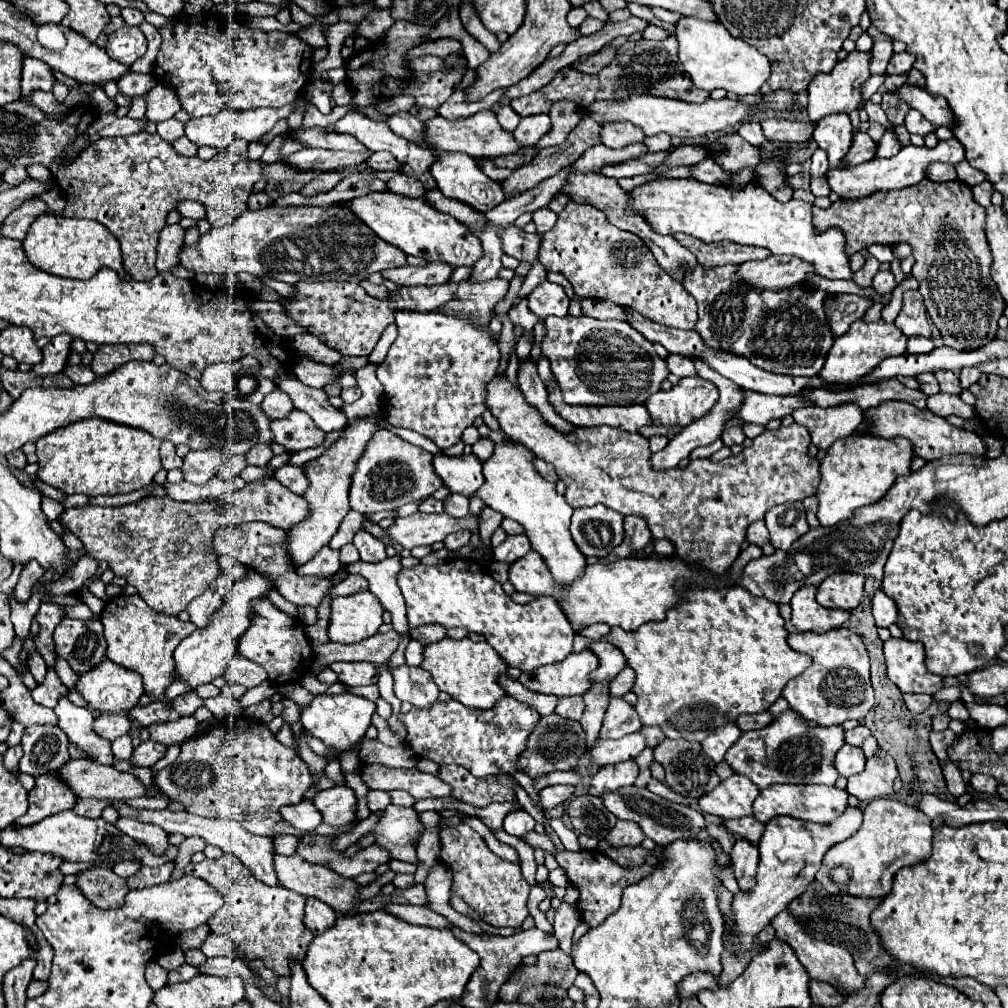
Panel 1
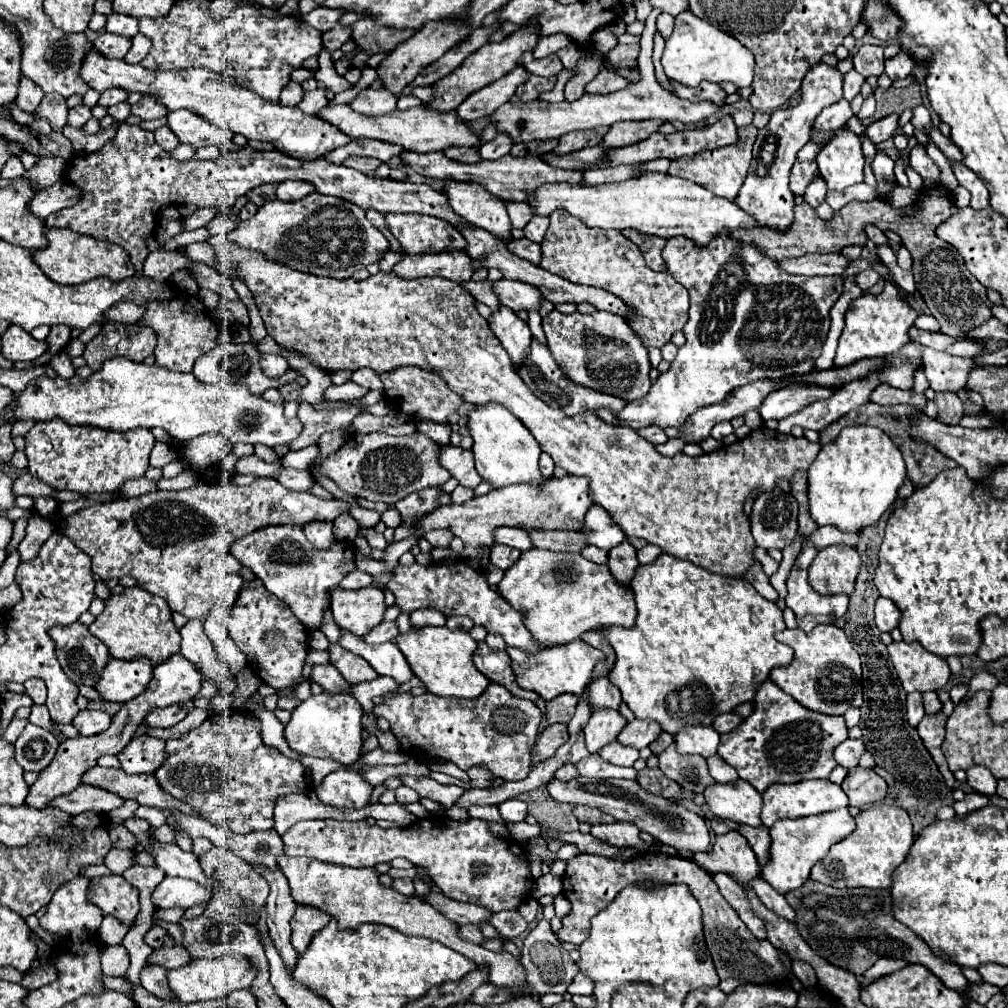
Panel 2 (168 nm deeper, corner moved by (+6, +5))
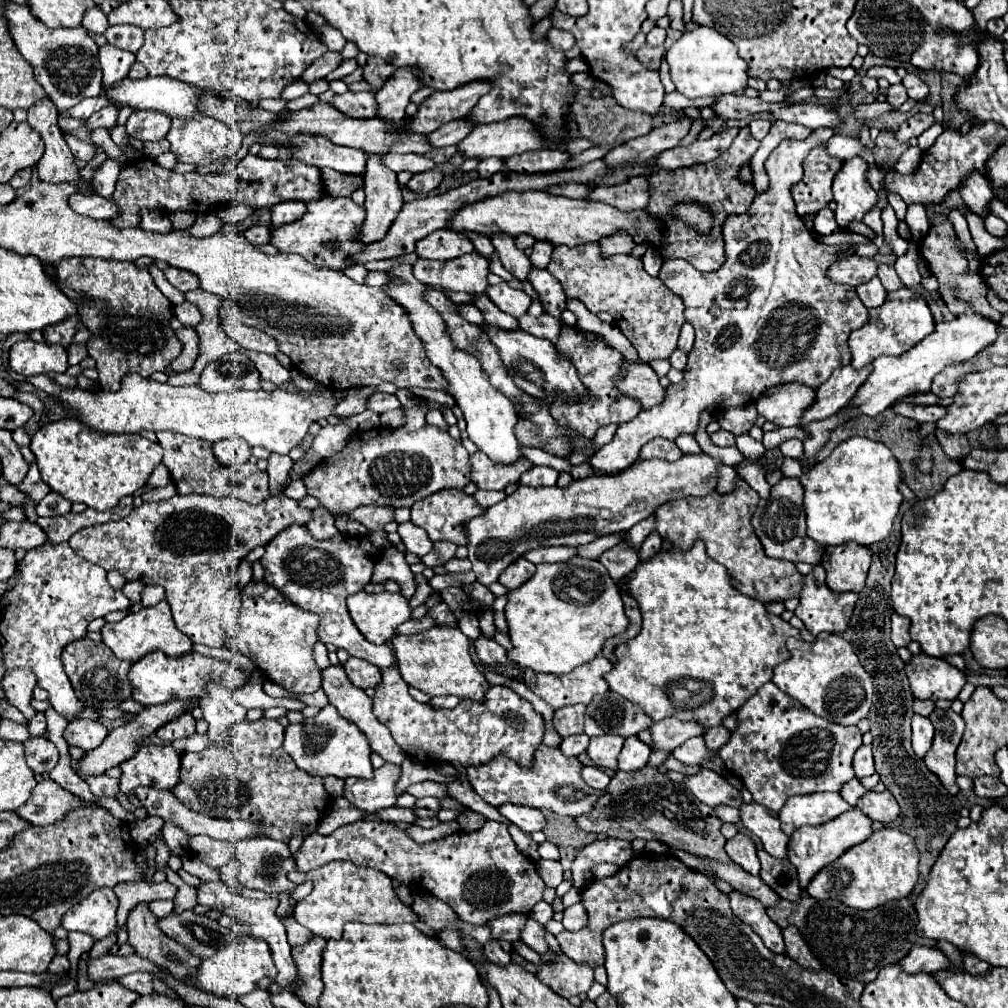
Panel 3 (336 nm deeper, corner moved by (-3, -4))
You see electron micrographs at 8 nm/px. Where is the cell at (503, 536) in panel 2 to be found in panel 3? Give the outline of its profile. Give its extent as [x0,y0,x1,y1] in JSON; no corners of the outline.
[524,547,576,565]

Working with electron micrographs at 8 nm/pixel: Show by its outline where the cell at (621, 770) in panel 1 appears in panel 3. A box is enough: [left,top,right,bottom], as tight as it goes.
[618,737,652,771]

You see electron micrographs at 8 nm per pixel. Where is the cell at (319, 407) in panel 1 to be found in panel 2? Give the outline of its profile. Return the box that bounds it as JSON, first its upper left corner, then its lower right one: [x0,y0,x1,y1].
[261,354,289,378]

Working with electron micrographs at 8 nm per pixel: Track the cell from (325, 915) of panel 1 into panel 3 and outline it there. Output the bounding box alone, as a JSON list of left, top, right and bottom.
[292,935,326,1003]

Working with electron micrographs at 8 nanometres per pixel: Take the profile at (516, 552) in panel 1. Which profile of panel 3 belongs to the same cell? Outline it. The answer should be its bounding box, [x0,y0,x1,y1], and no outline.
[500,557,534,589]

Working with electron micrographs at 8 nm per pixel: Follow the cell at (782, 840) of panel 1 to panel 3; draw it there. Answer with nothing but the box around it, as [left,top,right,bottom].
[788,809,872,889]

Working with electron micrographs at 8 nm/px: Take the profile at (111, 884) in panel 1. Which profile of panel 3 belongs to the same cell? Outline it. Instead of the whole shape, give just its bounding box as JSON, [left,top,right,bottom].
[126,903,200,979]

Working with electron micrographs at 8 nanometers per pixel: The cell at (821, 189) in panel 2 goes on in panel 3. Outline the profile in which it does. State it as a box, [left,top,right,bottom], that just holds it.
[814,207,838,235]

